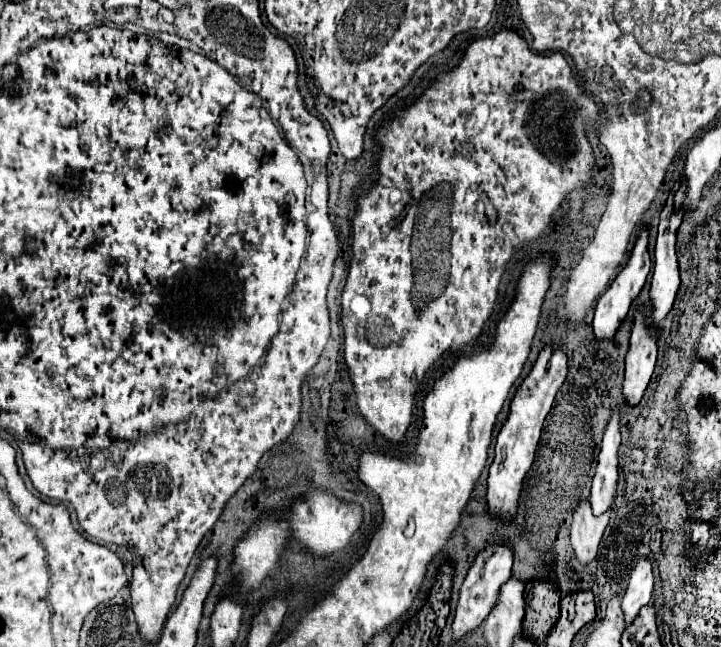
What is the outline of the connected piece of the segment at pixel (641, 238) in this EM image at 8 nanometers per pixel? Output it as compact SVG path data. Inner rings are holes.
M642 231L642 233L638 235L638 241L636 241L636 245L634 245L634 249L632 249L632 255L630 255L626 267L618 273L618 277L614 279L614 283L610 285L610 289L598 299L598 305L596 305L596 311L594 311L594 323L592 323L592 327L594 327L594 337L596 337L598 341L614 339L616 331L620 329L622 321L626 319L626 315L628 315L628 311L630 311L632 301L640 295L640 291L642 291L642 287L644 287L644 283L646 283L648 271L650 271L650 255L648 255L648 251L646 251L646 245L648 245L648 233Z

